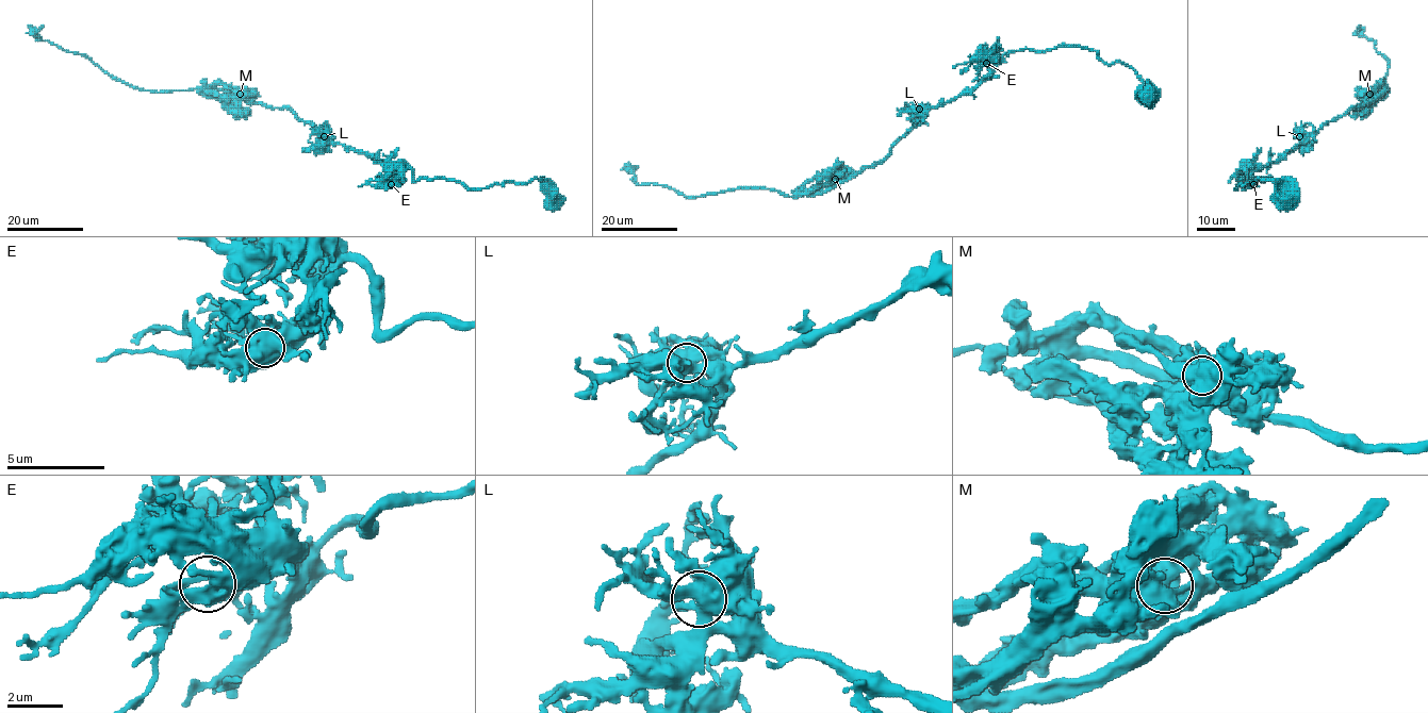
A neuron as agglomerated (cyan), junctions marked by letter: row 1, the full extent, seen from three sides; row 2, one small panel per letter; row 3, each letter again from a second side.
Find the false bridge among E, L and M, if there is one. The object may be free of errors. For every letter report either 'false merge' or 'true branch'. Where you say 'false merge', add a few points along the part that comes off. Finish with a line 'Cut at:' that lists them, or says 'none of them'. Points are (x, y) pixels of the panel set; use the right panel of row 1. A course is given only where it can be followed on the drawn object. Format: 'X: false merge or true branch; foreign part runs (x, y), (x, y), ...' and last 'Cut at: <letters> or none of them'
E: true branch
L: true branch
M: false merge; foreign part runs (1369, 94), (1375, 101), (1388, 94), (1379, 92), (1388, 60), (1359, 25)
Cut at: M

